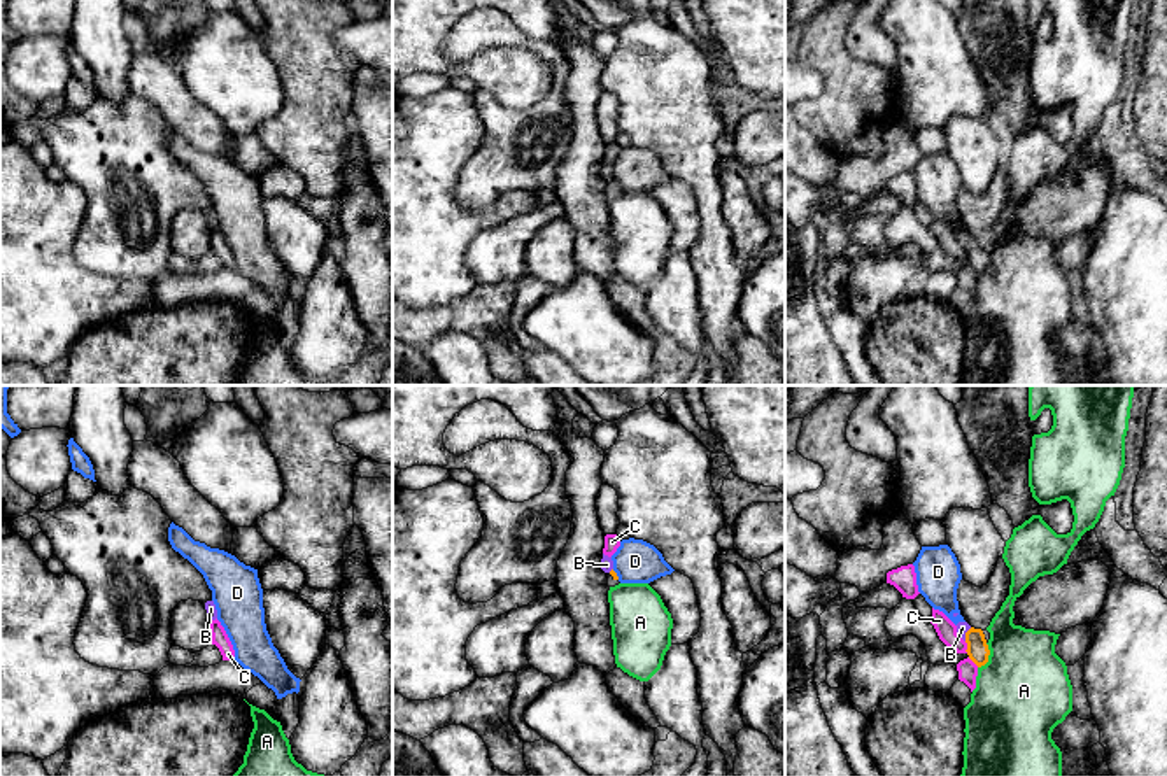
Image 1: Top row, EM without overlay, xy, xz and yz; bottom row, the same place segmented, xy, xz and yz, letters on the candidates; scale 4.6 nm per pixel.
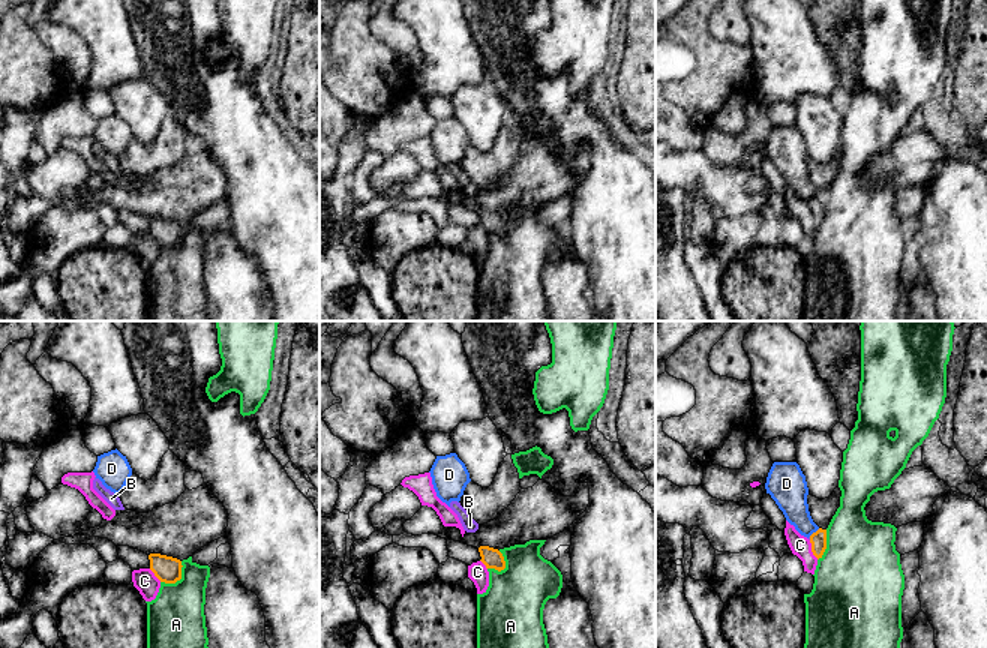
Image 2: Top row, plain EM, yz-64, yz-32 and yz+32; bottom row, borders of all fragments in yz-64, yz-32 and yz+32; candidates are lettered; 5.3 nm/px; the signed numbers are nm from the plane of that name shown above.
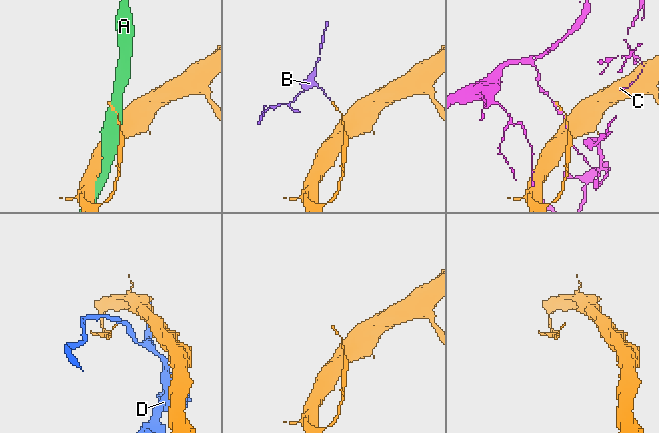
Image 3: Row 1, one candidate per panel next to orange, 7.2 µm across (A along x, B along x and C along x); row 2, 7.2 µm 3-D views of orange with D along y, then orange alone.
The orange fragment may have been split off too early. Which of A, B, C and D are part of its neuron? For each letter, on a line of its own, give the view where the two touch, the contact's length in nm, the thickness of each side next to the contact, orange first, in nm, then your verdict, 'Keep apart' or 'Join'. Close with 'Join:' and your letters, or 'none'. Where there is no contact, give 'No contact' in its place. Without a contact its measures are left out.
A: Touches orange in yz. Shared border 130 nm. Thickness 100 nm (orange) against 440 nm. Keep apart
B: Touches orange in yz. Shared border 70 nm. Thickness 100 nm (orange) against 60 nm. Join
C: Touches orange in yz. Shared border 60 nm. Thickness 100 nm (orange) against 90 nm. Keep apart
D: Touches orange in xz. Shared border 60 nm. Thickness 20 nm (orange) against 200 nm. Keep apart
Join: B

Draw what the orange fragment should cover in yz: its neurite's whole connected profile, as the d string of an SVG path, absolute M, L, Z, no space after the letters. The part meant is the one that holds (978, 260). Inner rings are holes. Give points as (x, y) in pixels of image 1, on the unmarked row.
M967 229L957 231L957 242L967 250L967 263L978 273L985 273L988 270L988 252L981 236L971 235Z

